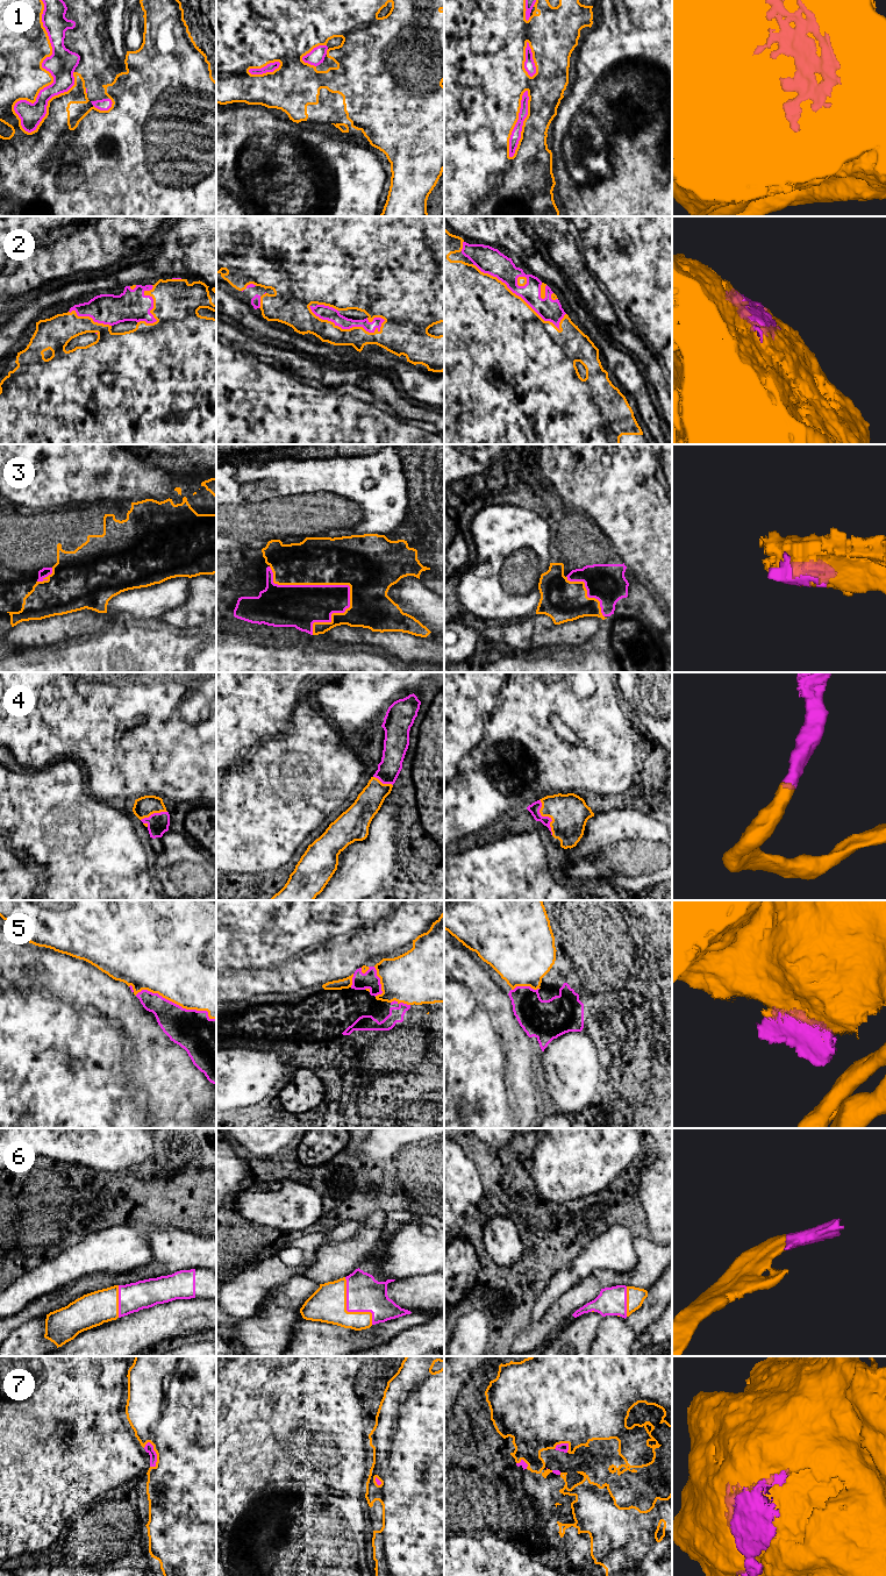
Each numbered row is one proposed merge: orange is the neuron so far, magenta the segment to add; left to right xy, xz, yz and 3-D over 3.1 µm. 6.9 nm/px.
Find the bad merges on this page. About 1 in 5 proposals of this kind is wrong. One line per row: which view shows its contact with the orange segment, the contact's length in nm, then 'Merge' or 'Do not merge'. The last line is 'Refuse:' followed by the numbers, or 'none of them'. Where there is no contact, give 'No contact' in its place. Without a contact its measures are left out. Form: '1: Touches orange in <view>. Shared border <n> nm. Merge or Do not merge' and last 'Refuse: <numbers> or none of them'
1: Touches orange in xy. Shared border 900 nm. Merge
2: Touches orange in xz. Shared border 550 nm. Merge
3: Touches orange in xz. Shared border 650 nm. Merge
4: Touches orange in yz. Shared border 260 nm. Merge
5: Touches orange in xy. Shared border 600 nm. Do not merge
6: Touches orange in xz. Shared border 380 nm. Merge
7: Touches orange in xy. Shared border 190 nm. Merge
Refuse: 5

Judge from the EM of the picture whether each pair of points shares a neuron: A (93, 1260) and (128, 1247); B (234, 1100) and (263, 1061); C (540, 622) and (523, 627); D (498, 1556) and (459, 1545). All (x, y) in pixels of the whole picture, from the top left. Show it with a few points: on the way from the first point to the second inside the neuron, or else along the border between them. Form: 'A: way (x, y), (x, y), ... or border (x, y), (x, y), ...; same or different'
A: way (101, 1252), (120, 1248); same
B: way (234, 1091), (254, 1070); same
C: way (536, 622), (527, 627); same
D: way (488, 1556), (476, 1556), (469, 1549); same

